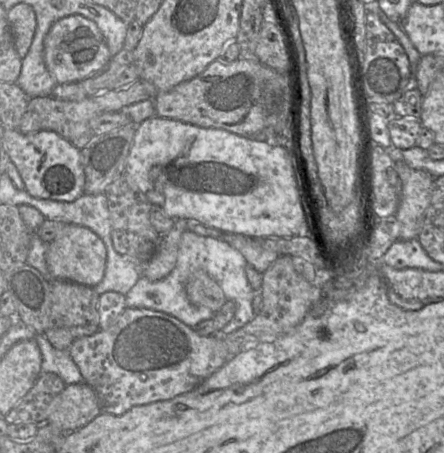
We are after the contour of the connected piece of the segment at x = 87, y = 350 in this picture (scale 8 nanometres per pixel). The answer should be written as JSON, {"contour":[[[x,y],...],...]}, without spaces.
{"contour":[[[126,307],[107,329],[73,342],[69,353],[78,366],[84,383],[96,392],[101,413],[123,415],[132,407],[173,399],[198,387],[228,360],[221,335],[200,336],[193,327],[165,312],[148,308]]]}

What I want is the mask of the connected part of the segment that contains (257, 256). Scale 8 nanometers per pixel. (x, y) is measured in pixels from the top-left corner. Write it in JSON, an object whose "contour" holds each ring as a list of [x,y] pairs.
{"contour":[[[224,234],[222,238],[217,238],[220,240],[225,240],[231,246],[236,248],[245,257],[247,264],[251,264],[259,273],[263,274],[271,265],[274,263],[280,255],[270,249],[264,249],[258,242],[257,239],[252,237],[247,237],[240,234]]]}

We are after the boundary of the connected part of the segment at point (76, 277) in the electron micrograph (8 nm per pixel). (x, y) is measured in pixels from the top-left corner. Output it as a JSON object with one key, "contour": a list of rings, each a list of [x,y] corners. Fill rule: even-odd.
{"contour":[[[72,223],[65,224],[63,229],[47,244],[46,263],[54,279],[68,280],[94,287],[103,278],[107,260],[107,249],[101,238],[85,226]]]}

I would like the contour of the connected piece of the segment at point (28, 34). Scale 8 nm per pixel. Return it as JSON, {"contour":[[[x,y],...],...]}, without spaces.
{"contour":[[[18,3],[7,12],[7,19],[14,37],[15,48],[24,59],[32,44],[37,21],[33,7]]]}

